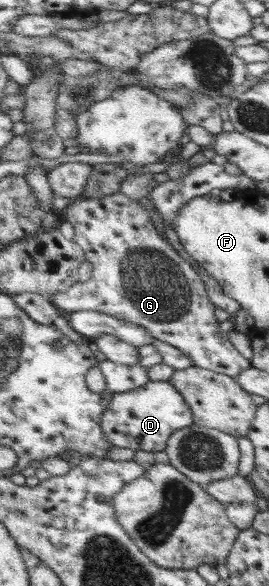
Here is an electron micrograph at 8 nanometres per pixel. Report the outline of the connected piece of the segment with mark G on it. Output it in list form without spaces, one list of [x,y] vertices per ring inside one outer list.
[[[122,192],[104,197],[77,199],[73,203],[70,202],[67,207],[66,220],[74,228],[73,240],[84,249],[87,260],[93,265],[93,276],[89,282],[83,282],[82,285],[71,287],[65,292],[59,291],[56,295],[48,297],[64,314],[97,310],[120,320],[133,322],[148,329],[155,339],[182,350],[196,366],[233,378],[253,367],[252,360],[244,358],[221,331],[221,324],[216,315],[217,305],[209,298],[201,274],[172,248],[160,231],[156,230],[148,210],[144,210],[142,204]]]

